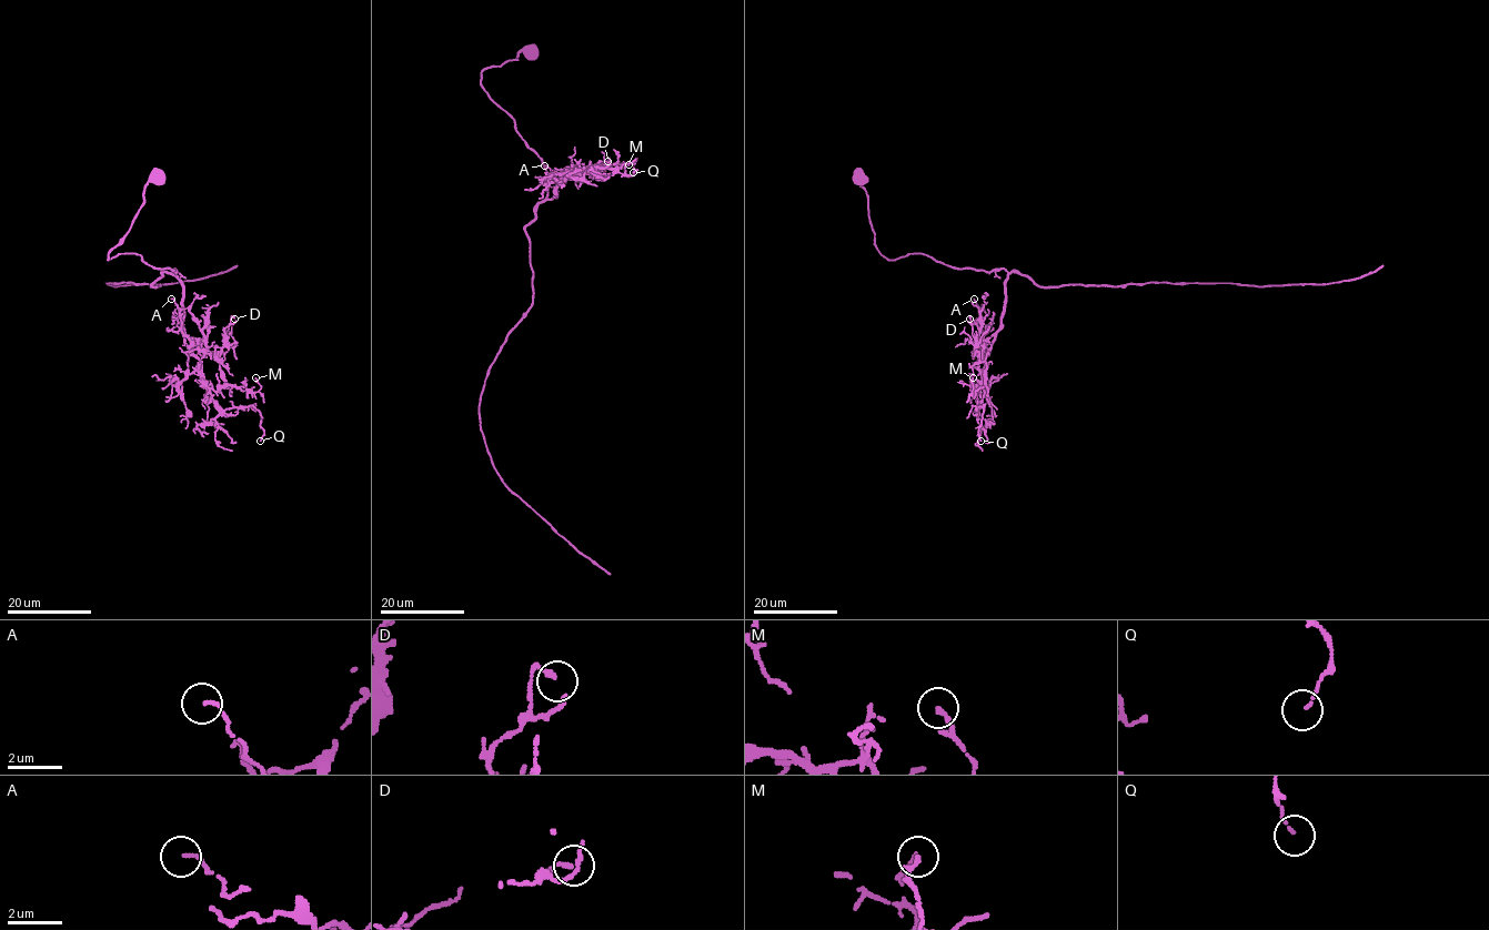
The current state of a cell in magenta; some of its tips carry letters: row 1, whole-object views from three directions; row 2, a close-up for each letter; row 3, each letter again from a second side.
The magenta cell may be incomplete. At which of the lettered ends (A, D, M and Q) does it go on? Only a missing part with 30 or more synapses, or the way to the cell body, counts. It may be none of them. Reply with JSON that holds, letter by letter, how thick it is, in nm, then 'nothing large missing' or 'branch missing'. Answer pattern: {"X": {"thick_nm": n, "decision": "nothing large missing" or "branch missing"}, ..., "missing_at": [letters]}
{"A": {"thick_nm": 120, "decision": "nothing large missing"}, "D": {"thick_nm": 150, "decision": "nothing large missing"}, "M": {"thick_nm": 180, "decision": "nothing large missing"}, "Q": {"thick_nm": 100, "decision": "nothing large missing"}, "missing_at": []}

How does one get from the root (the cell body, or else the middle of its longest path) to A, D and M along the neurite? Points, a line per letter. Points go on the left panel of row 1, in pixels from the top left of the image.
A: (159, 178), (108, 260), (137, 253), (174, 269), (183, 332), (200, 344), (182, 332), (171, 299)
D: (159, 178), (108, 260), (137, 253), (174, 269), (183, 332), (211, 352), (234, 319)
M: (159, 178), (108, 260), (137, 253), (174, 269), (184, 341), (209, 387), (258, 392), (255, 377)

